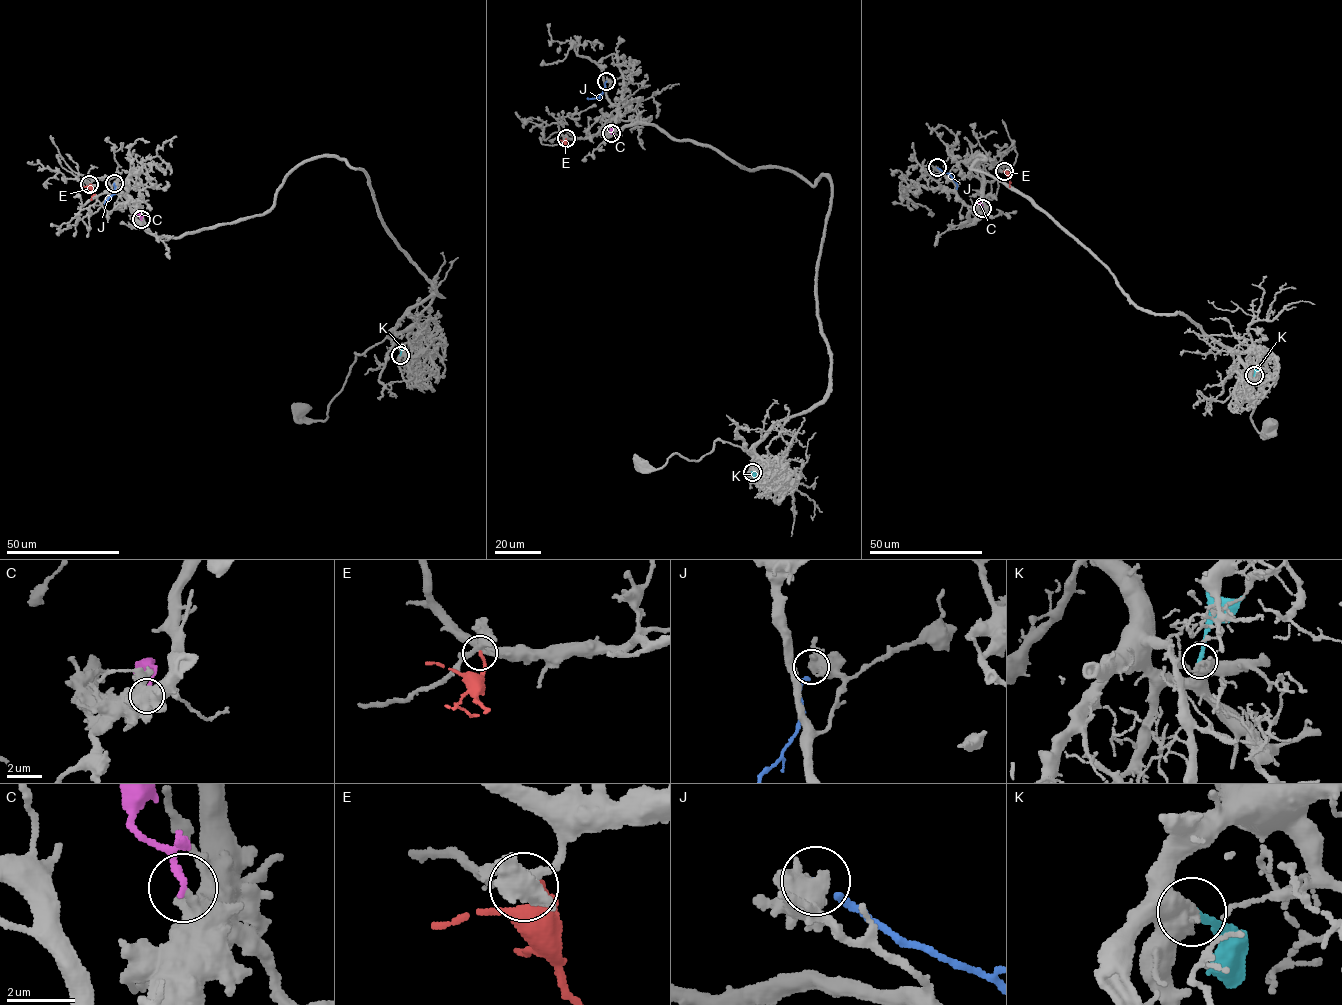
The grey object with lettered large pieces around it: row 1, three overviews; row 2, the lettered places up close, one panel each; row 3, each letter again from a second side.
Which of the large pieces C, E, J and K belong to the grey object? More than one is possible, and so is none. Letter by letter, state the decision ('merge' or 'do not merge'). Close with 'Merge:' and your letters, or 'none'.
C: do not merge
E: do not merge
J: do not merge
K: do not merge
Merge: none

